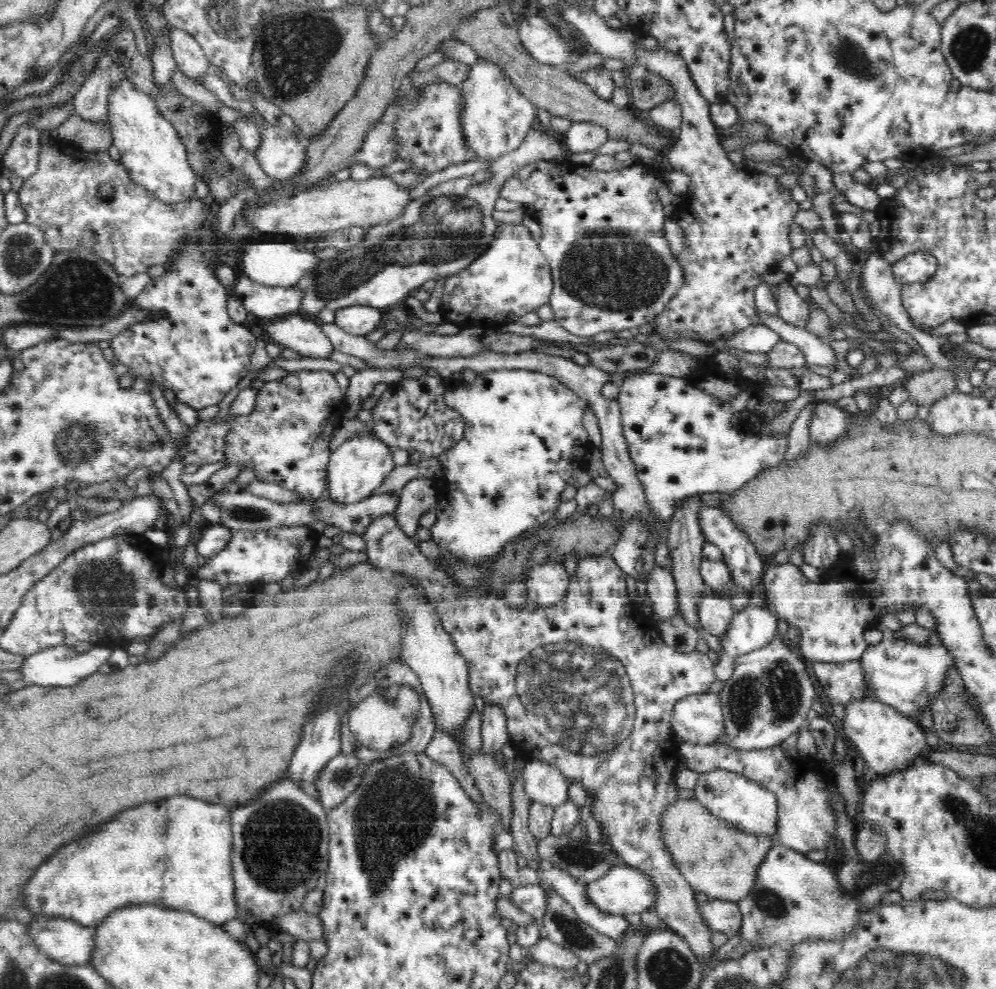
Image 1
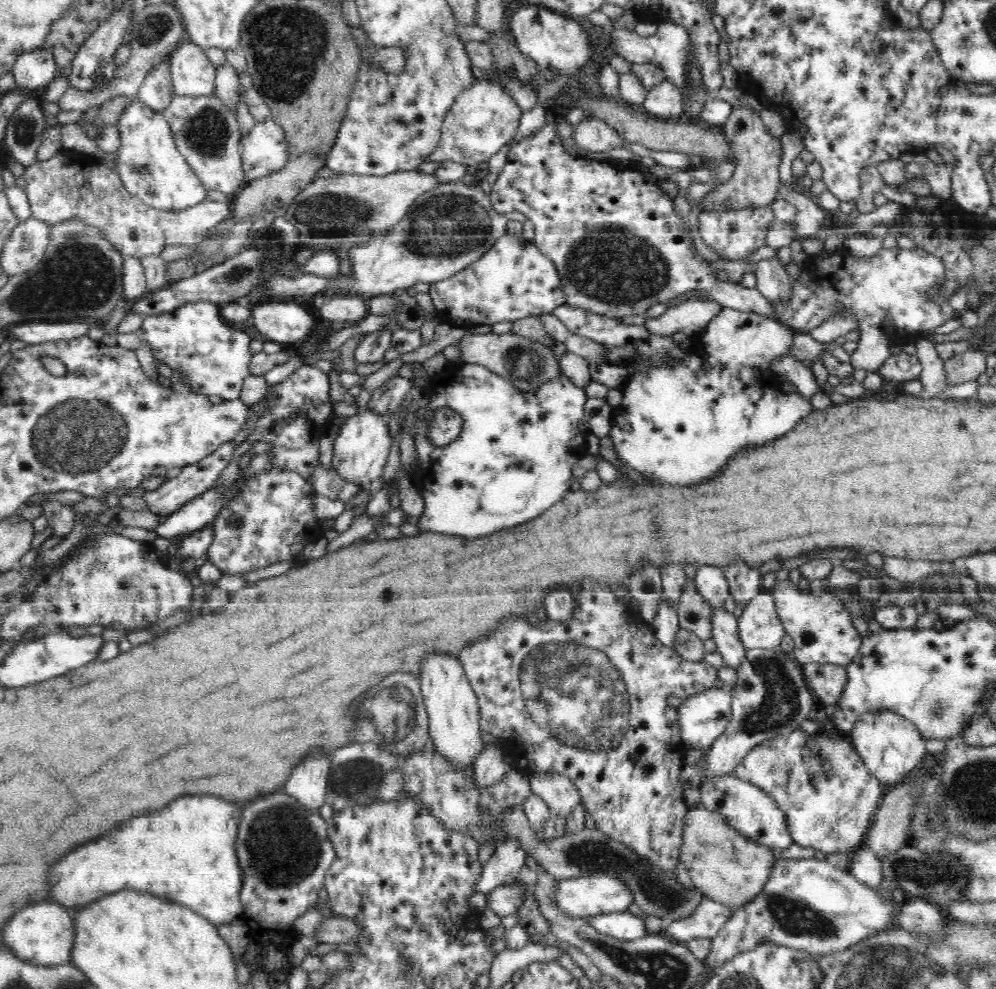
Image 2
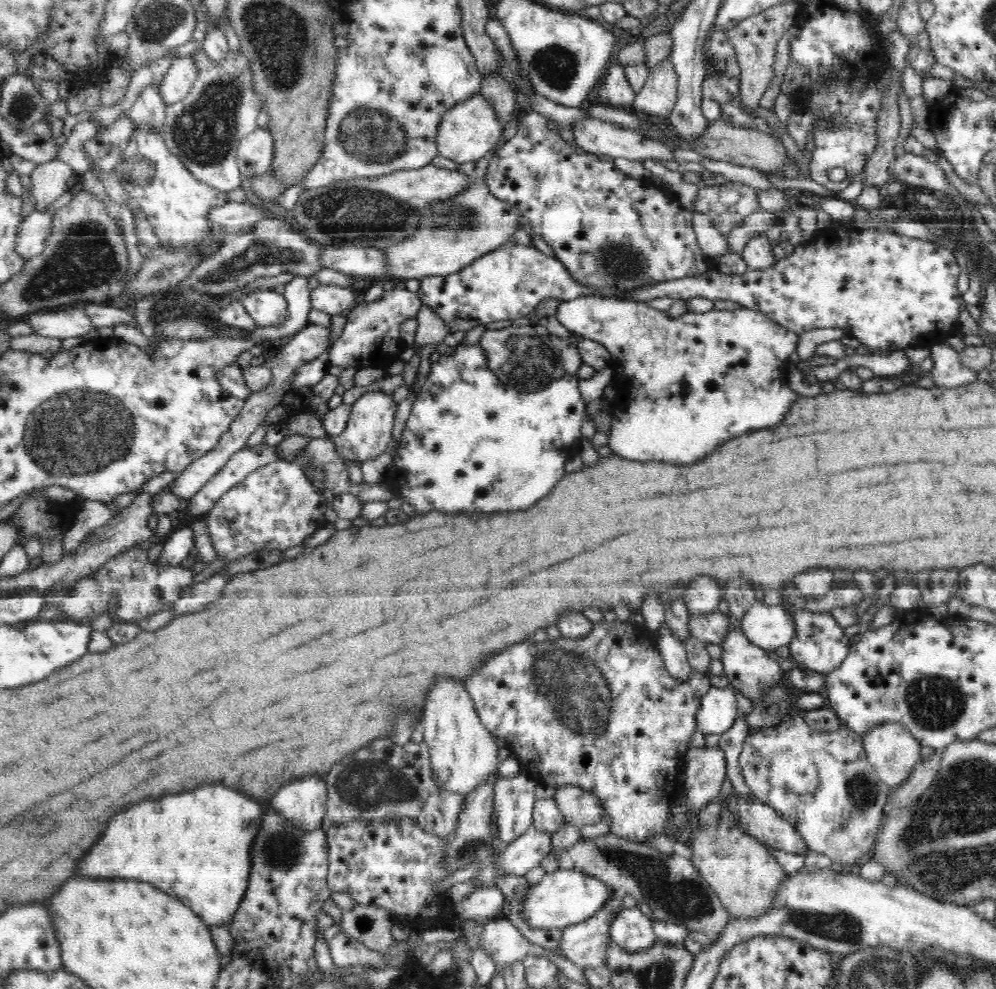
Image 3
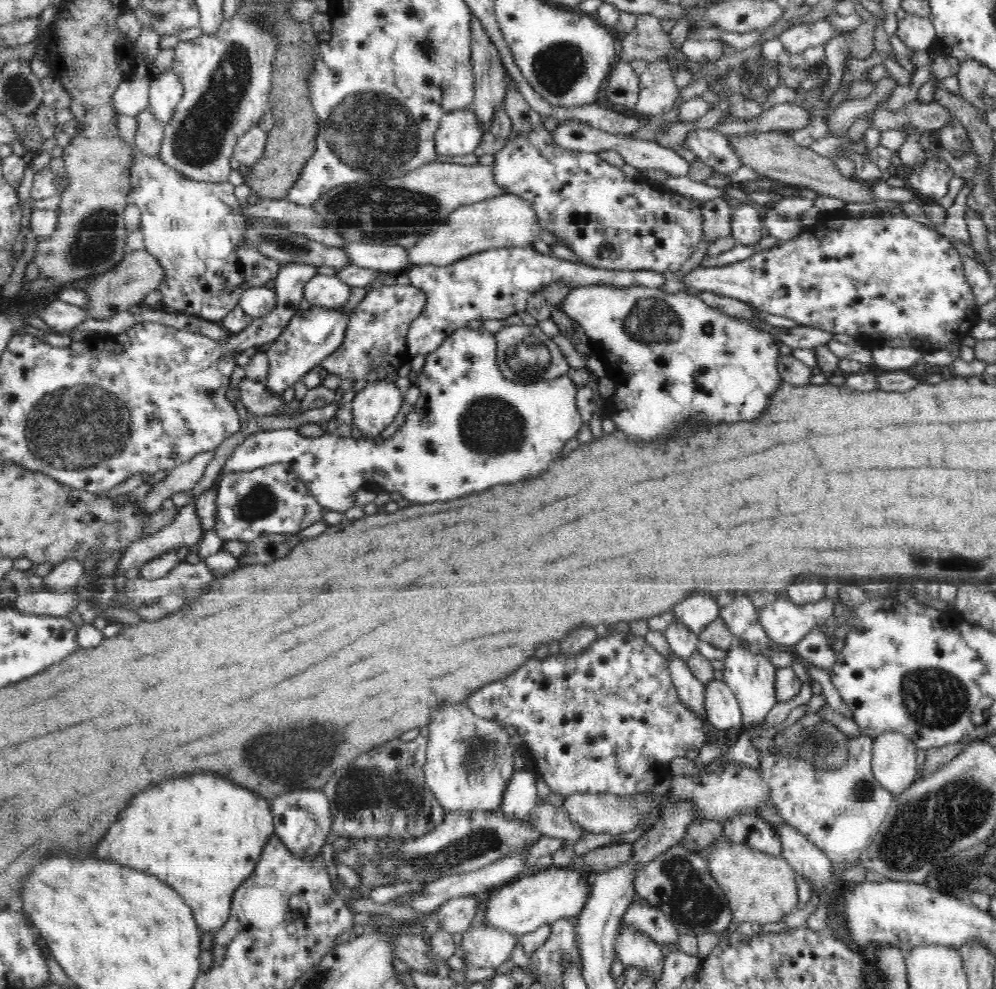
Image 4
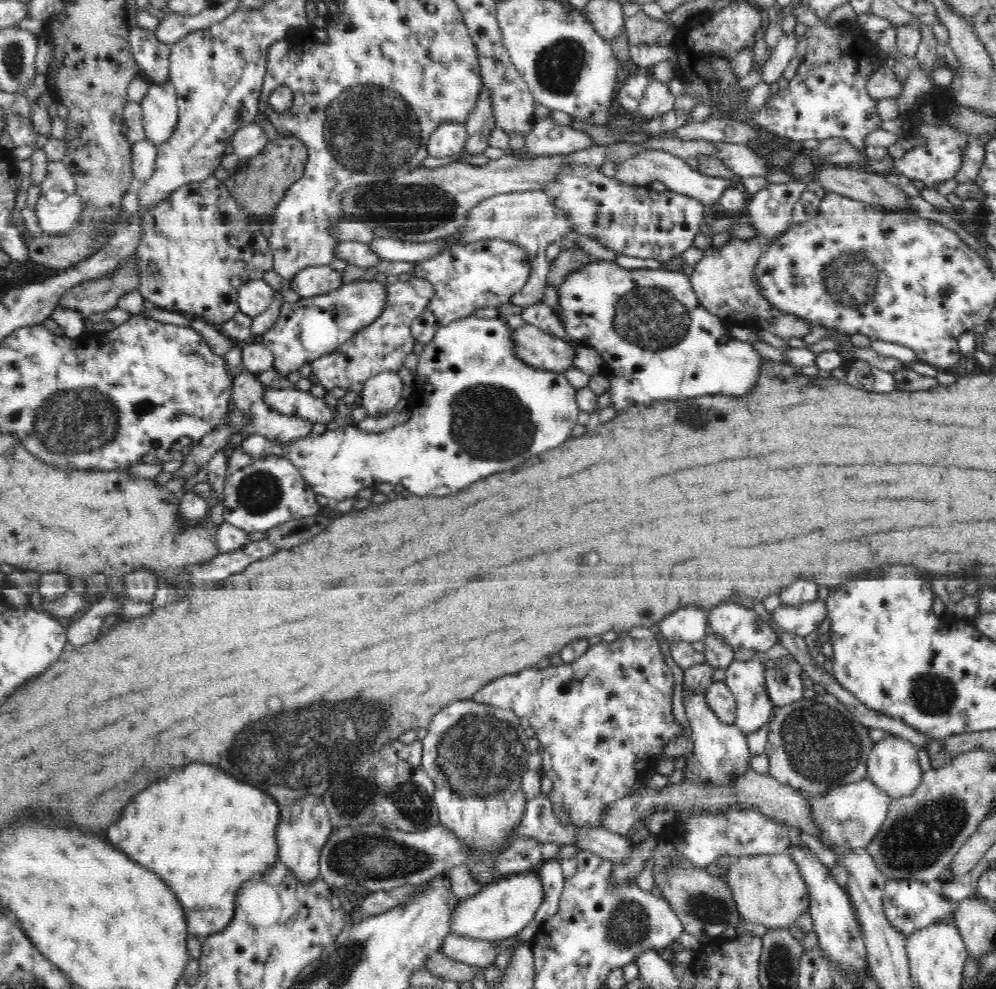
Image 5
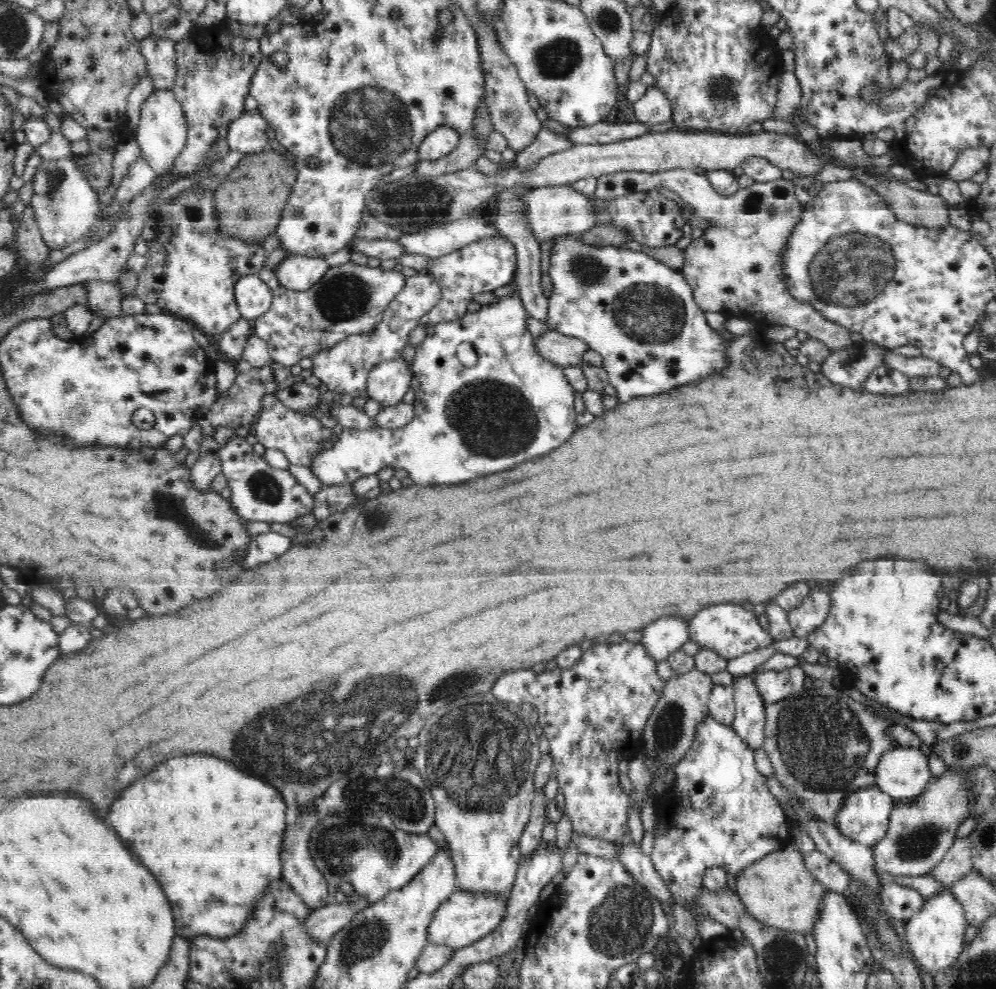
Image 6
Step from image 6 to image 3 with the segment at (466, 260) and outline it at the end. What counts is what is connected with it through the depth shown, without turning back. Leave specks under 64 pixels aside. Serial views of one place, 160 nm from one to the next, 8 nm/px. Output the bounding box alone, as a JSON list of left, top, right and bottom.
[417,226,963,352]

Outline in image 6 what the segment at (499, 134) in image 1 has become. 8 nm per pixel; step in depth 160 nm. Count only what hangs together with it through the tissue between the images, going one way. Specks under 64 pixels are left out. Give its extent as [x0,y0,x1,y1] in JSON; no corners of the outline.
[418,127,461,162]

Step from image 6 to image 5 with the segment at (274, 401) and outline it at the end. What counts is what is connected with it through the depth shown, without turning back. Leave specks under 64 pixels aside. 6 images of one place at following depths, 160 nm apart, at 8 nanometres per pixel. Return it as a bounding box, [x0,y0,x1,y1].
[232,369,313,441]

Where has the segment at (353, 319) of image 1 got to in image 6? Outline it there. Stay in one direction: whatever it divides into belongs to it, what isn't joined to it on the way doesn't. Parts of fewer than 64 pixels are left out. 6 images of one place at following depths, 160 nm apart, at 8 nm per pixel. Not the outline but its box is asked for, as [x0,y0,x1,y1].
[274,257,329,291]

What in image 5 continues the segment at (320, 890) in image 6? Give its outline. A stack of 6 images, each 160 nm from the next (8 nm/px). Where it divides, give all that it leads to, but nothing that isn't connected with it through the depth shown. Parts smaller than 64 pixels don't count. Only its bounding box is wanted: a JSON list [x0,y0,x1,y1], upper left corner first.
[276,796,334,881]

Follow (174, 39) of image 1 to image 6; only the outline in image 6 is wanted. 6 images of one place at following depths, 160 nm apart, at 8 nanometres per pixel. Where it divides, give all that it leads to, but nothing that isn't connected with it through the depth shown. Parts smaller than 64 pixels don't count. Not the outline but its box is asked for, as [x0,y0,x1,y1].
[136,90,187,174]

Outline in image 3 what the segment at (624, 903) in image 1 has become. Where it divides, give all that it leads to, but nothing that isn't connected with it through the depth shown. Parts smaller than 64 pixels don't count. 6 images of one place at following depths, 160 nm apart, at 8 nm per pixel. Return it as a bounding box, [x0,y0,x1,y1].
[521,869,614,928]

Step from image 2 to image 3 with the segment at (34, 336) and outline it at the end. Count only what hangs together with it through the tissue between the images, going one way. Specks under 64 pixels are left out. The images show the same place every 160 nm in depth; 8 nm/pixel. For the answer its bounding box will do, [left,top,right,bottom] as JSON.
[28,309,92,338]

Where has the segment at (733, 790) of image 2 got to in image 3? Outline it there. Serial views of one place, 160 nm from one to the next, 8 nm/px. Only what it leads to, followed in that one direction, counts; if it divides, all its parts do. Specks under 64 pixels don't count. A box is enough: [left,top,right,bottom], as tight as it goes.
[728,796,809,856]

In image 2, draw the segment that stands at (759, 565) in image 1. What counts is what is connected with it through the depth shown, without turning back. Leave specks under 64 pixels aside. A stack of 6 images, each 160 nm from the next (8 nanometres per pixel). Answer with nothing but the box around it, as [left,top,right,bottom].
[726,562,763,607]

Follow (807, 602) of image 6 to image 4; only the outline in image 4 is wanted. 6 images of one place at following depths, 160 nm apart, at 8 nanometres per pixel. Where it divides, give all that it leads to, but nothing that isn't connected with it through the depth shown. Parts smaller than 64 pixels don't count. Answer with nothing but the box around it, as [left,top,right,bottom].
[758,599,835,646]

